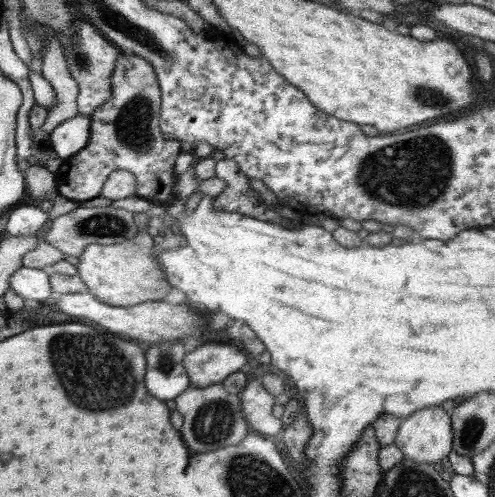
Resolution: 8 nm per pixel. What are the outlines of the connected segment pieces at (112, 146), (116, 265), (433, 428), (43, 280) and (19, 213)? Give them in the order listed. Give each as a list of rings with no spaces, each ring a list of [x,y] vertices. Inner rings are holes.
[[[126,51],[116,61],[111,82],[111,99],[92,113],[88,144],[74,156],[63,159],[55,173],[57,191],[81,203],[99,196],[112,171],[127,170],[135,176],[136,196],[167,206],[177,198],[174,162],[181,153],[181,142],[168,144],[160,132],[161,88],[154,67]]]
[[[138,232],[138,242],[134,239],[116,244],[90,244],[79,256],[77,274],[90,294],[109,306],[130,307],[149,301],[162,301],[171,289],[164,269],[155,257],[152,237],[146,232]]]
[[[442,406],[421,408],[410,414],[408,418],[402,419],[394,440],[395,446],[402,451],[403,458],[432,465],[442,462],[453,448],[451,416],[444,411]]]
[[[20,267],[12,274],[10,284],[21,298],[38,300],[41,305],[42,300],[47,304],[54,295],[48,273],[37,268]]]
[[[21,205],[12,208],[6,223],[6,230],[12,236],[27,234],[33,236],[48,222],[48,213],[34,205]]]

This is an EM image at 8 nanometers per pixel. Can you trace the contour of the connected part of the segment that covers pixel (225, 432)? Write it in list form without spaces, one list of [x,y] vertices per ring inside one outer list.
[[[221,383],[202,388],[188,387],[174,402],[178,412],[184,416],[184,426],[180,434],[190,450],[212,452],[230,444],[236,446],[251,431],[243,415],[240,395],[226,392]]]

